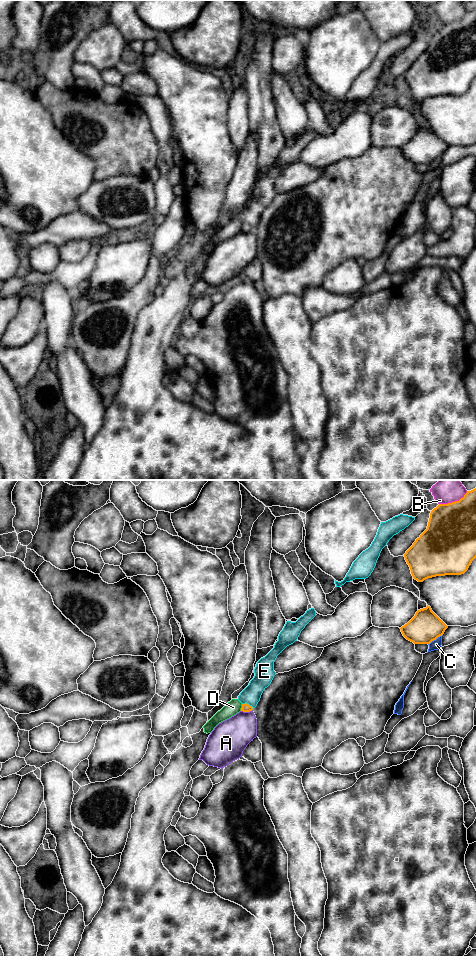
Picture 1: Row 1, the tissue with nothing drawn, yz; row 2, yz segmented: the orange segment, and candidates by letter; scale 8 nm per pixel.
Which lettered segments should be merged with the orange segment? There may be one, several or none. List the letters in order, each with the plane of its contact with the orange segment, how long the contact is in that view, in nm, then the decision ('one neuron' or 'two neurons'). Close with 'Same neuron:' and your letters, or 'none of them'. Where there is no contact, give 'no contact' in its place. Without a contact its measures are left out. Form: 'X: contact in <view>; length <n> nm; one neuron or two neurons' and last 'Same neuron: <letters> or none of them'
A: contact in yz; length 100 nm; two neurons
B: contact in yz; length 260 nm; two neurons
C: contact in yz; length 150 nm; two neurons
D: contact in yz; length 60 nm; two neurons
E: contact in yz; length 100 nm; two neurons
Same neuron: none of them

